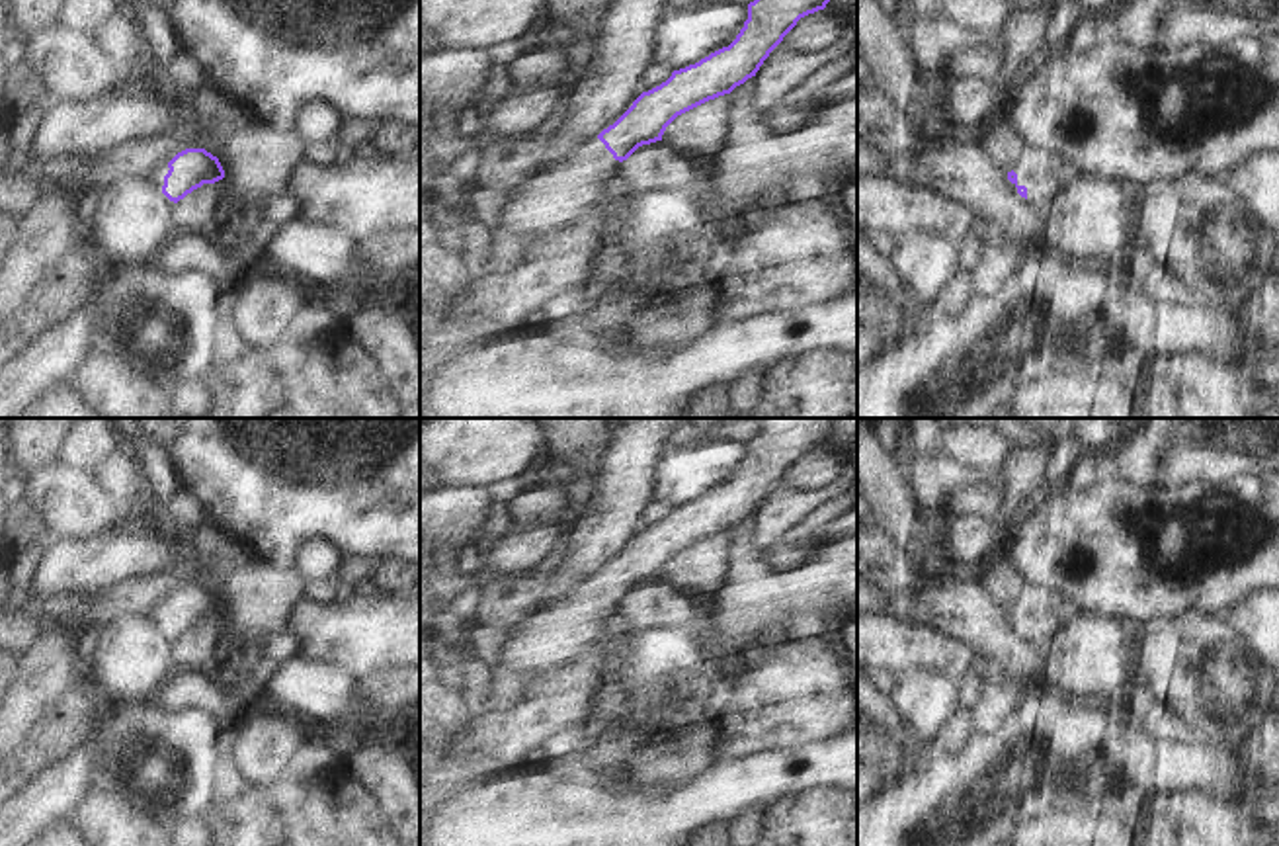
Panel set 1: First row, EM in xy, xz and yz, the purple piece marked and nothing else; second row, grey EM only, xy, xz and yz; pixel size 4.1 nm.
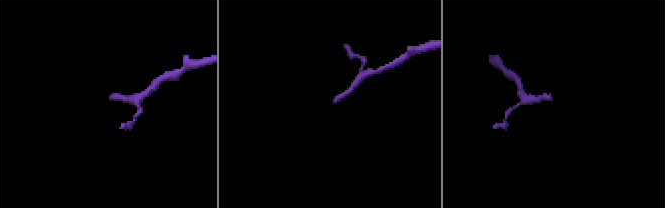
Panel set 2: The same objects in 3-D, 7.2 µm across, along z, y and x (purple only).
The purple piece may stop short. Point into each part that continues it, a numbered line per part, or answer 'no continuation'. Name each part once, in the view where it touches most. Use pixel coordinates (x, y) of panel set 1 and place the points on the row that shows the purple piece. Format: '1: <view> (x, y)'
1: yz (1045, 174)

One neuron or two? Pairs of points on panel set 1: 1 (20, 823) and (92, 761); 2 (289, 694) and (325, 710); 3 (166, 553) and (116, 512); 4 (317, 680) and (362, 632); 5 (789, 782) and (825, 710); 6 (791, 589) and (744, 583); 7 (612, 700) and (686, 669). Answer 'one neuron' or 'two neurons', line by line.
1: one neuron
2: one neuron
3: two neurons
4: two neurons
5: two neurons
6: one neuron
7: one neuron

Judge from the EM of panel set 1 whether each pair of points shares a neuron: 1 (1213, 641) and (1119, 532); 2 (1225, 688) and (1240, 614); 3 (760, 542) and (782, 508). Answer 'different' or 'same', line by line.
1: different
2: different
3: same

